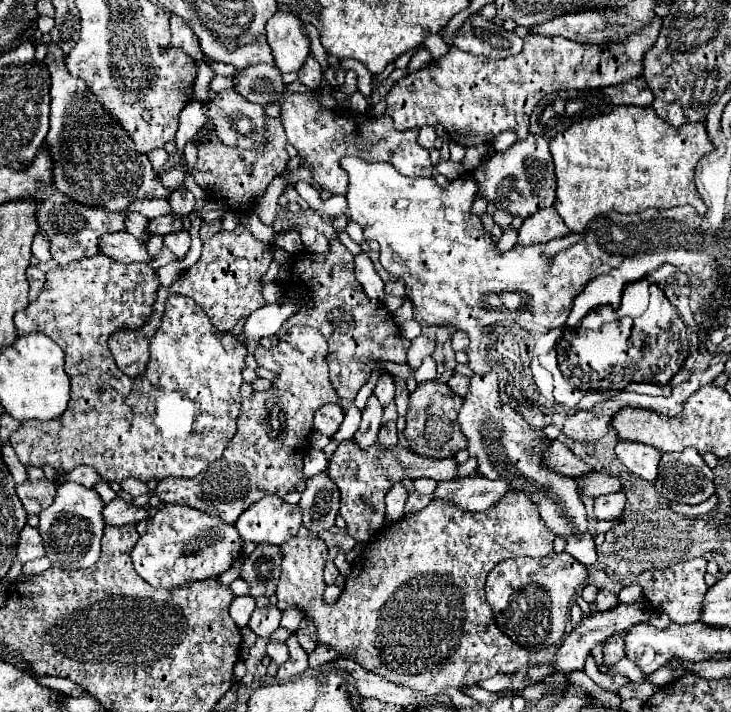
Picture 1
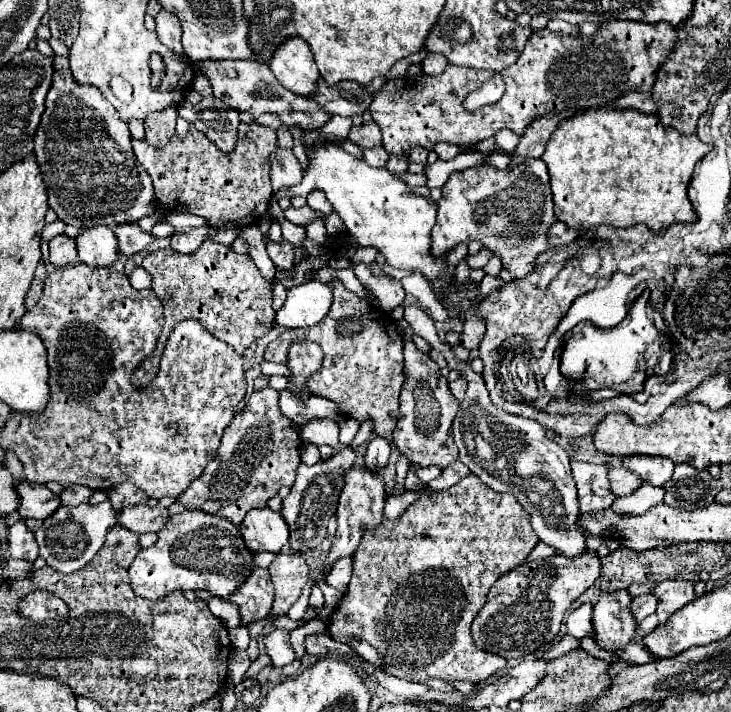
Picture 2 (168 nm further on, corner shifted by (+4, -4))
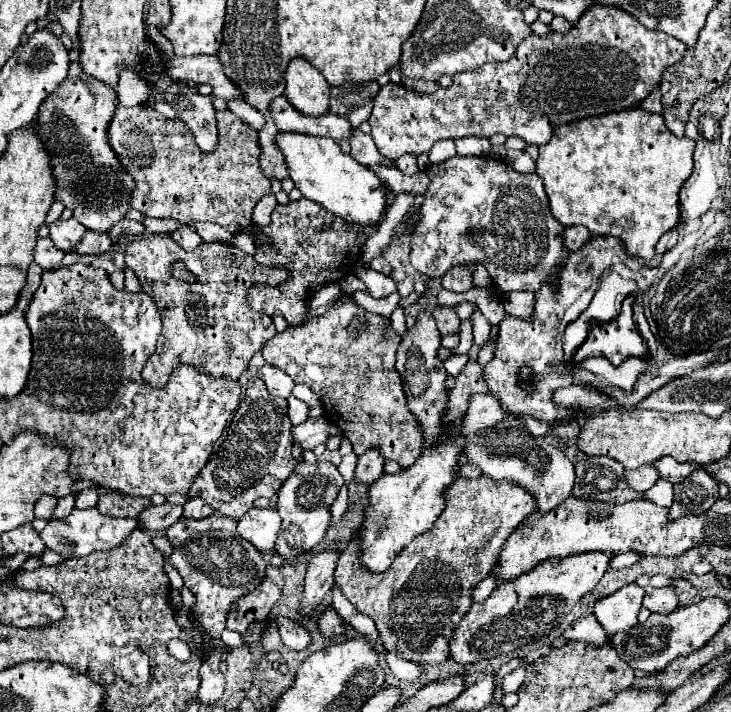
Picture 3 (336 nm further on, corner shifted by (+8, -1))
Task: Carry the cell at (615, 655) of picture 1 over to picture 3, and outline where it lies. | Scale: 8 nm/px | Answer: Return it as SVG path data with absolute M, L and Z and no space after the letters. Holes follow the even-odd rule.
M631 583L595 603L595 617L607 635L627 631L637 625L643 593L645 591L639 585Z

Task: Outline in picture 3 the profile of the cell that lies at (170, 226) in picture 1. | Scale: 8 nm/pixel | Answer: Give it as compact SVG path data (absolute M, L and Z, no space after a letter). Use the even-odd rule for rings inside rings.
M87 231L85 237L81 239L81 245L77 245L77 249L73 249L73 253L79 255L103 255L107 253L111 247L111 239L107 233L95 233L95 231Z

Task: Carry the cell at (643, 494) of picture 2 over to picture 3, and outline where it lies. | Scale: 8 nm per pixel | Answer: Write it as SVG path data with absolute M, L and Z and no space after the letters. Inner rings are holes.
M659 479L659 481L657 481L649 491L645 491L643 495L645 495L649 501L653 501L653 503L665 507L665 509L669 509L669 507L671 507L671 501L673 501L673 485L671 485L669 481Z

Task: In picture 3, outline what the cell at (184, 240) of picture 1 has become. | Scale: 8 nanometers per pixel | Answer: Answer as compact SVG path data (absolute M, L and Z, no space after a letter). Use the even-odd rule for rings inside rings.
M181 225L177 231L171 233L171 237L173 237L183 249L187 249L187 251L191 251L191 249L195 249L197 245L203 243L203 239L197 235L195 227L191 227L191 225Z

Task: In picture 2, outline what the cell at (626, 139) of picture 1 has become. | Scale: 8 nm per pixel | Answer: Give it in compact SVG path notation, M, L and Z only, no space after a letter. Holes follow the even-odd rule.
M597 108L597 110L585 110L585 112L579 112L575 114L573 118L567 118L559 124L559 128L553 132L551 140L547 142L547 150L545 154L541 156L549 168L549 176L551 176L551 190L553 190L553 200L555 200L555 216L557 220L565 222L569 228L577 228L577 230L587 230L591 226L599 226L599 224L611 224L611 226L617 226L617 228L627 228L627 226L633 226L633 224L647 224L651 230L659 232L659 230L665 230L669 224L675 224L675 222L697 222L697 214L693 210L693 204L687 196L687 186L689 186L689 180L691 180L691 174L693 174L693 168L695 164L709 152L711 144L705 144L697 138L697 134L681 134L673 128L667 128L659 122L659 118L655 114L643 114L635 108Z

